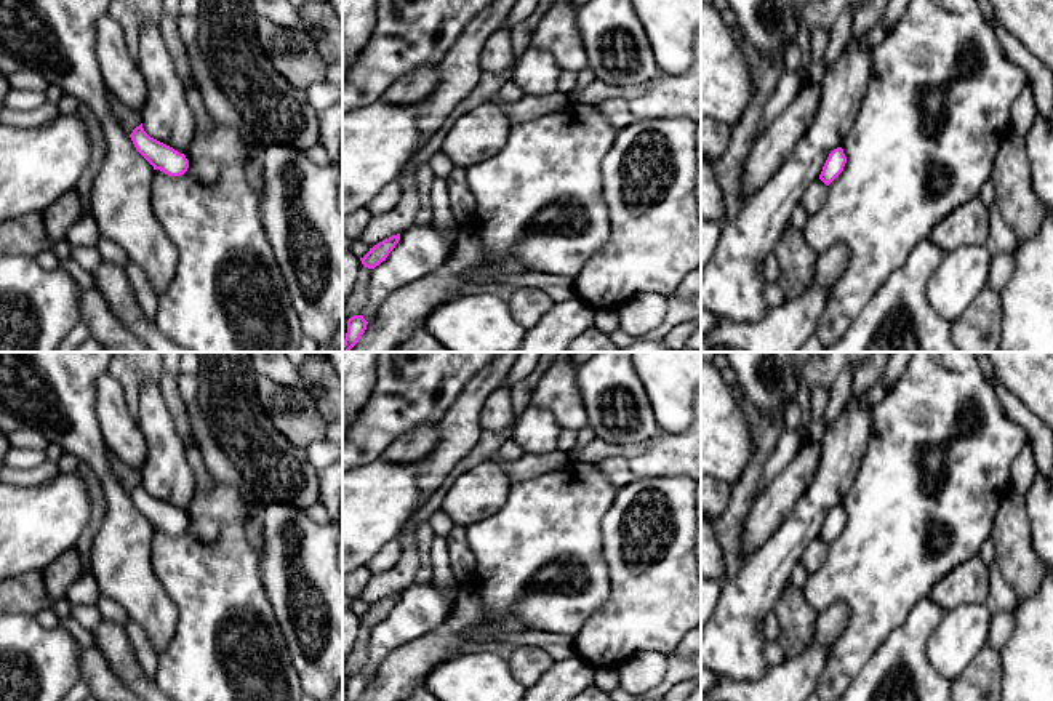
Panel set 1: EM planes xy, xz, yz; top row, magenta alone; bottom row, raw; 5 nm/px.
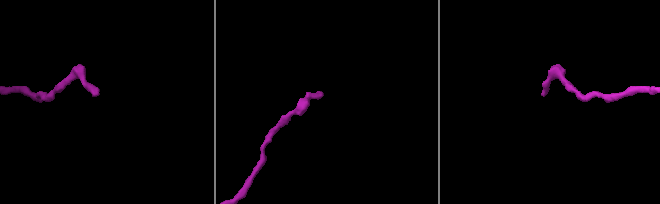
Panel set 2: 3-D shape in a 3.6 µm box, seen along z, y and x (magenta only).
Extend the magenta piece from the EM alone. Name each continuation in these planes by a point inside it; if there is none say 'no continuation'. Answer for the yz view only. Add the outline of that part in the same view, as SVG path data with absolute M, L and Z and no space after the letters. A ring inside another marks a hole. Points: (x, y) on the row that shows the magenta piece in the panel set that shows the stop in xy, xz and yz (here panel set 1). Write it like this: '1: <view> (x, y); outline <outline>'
no continuation

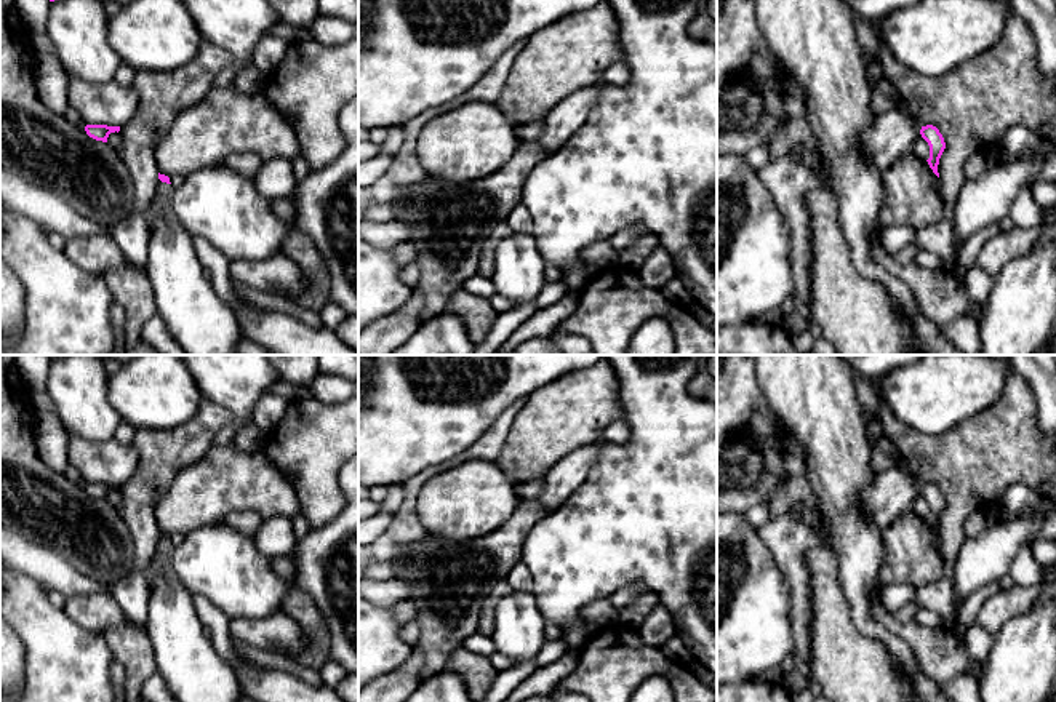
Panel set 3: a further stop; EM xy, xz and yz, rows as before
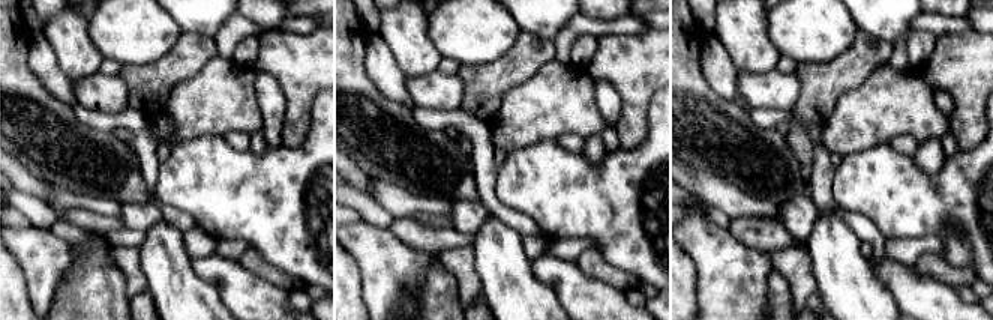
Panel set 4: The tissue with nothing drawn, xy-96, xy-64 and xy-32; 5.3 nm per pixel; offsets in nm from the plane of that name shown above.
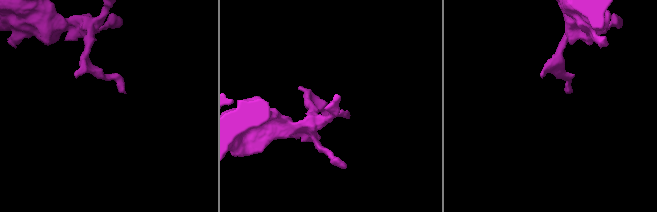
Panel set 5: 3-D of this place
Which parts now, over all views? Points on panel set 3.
no continuation

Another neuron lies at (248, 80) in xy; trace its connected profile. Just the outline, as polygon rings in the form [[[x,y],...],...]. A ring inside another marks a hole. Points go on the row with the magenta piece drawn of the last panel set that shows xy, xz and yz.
[[[250,64],[245,66],[235,78],[235,88],[238,93],[242,94],[253,94],[256,91],[264,90],[264,85],[267,82],[269,77],[262,77],[258,69]]]

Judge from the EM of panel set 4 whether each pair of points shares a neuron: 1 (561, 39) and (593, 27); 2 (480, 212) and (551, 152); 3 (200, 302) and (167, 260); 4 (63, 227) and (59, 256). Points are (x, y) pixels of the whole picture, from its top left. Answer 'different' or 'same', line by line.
1: same
2: different
3: same
4: different

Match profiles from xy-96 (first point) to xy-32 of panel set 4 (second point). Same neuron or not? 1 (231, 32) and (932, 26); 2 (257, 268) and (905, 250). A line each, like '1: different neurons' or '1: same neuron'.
1: same neuron
2: different neurons

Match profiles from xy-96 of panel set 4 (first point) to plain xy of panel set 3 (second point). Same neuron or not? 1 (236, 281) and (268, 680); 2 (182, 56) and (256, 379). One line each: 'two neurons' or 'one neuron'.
1: one neuron
2: two neurons

